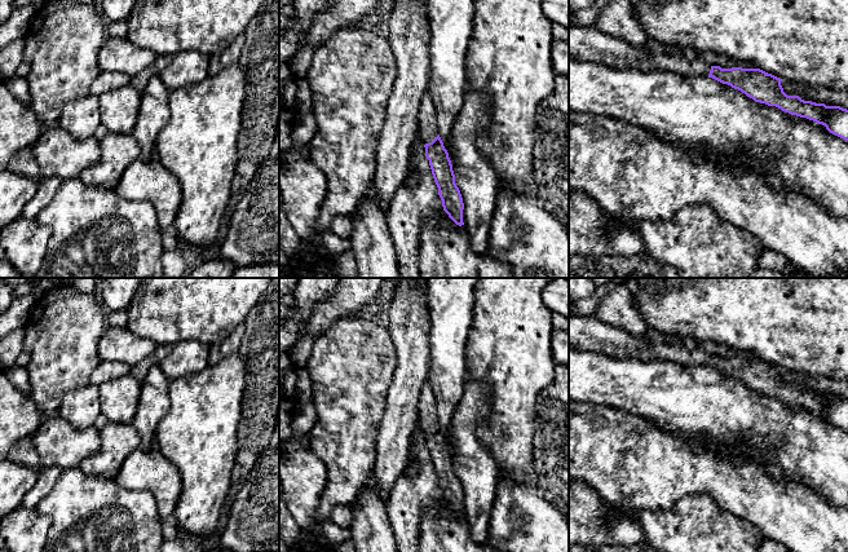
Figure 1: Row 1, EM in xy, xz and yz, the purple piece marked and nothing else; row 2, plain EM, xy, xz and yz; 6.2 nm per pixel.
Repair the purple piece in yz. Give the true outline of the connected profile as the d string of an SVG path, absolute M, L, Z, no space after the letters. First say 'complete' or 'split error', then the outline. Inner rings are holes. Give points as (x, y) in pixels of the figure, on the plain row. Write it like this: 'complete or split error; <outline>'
split error; M569 315L569 346L577 350L587 350L604 353L611 358L636 358L640 361L670 361L684 366L708 366L723 374L728 374L734 379L741 380L755 392L776 396L785 402L807 407L826 416L826 419L848 430L848 399L840 396L826 396L804 390L799 385L787 385L781 375L782 368L768 363L760 358L721 358L720 356L710 356L702 348L690 343L680 341L668 344L650 344L644 335L633 335L622 327L617 327L600 321L596 315Z

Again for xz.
split error; M429 383L421 389L419 399L419 423L424 430L425 446L429 450L443 500L456 515L461 516L464 515L464 493L460 480L455 473L455 464L449 442L438 424L436 396Z

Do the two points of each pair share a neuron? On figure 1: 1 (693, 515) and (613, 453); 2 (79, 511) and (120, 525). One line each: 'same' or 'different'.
1: different
2: same

